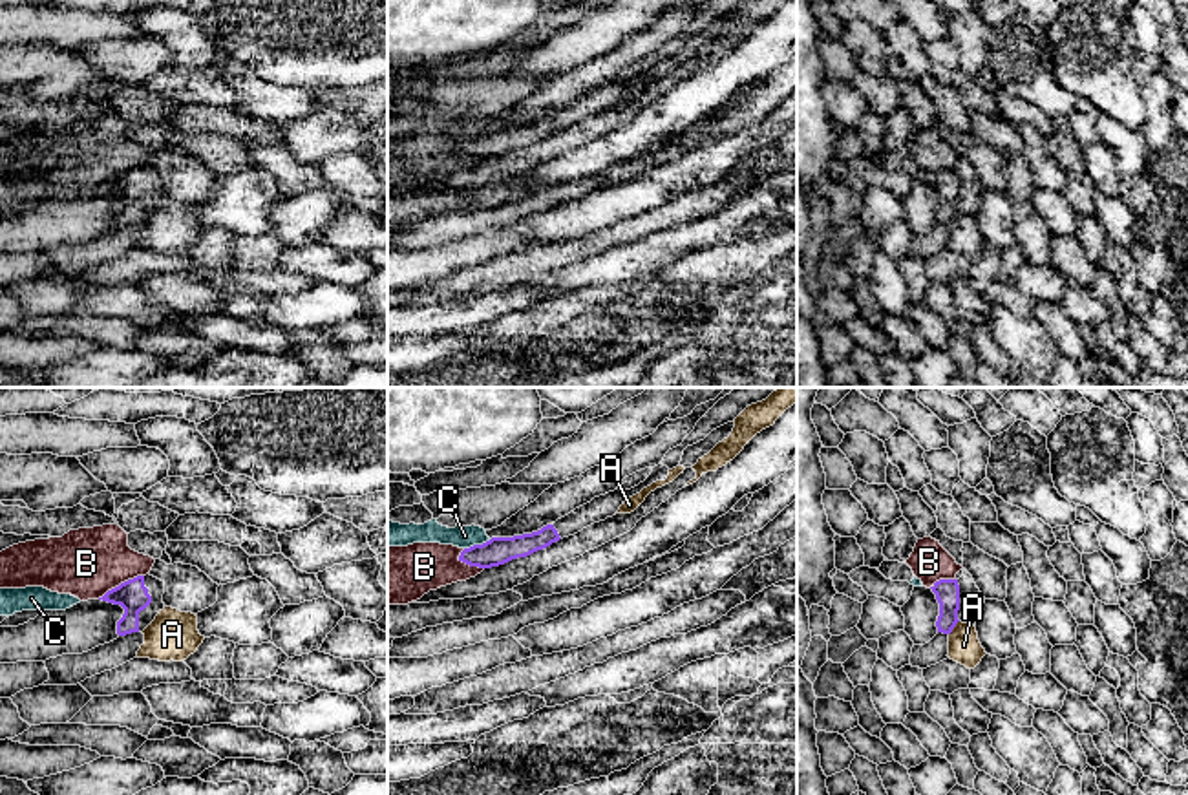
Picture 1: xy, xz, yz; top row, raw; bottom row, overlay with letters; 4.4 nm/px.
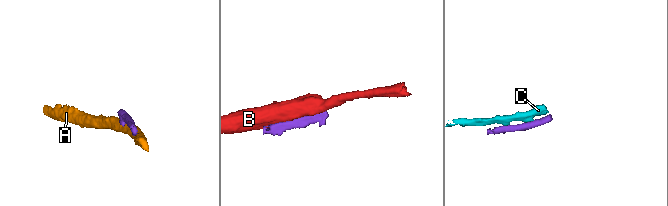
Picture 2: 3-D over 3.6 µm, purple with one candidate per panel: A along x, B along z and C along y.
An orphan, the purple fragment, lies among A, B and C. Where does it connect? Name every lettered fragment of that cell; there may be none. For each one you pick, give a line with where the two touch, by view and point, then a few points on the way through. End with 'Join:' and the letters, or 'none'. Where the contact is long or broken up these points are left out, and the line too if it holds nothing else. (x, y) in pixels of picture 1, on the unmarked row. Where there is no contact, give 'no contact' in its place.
Join: none

